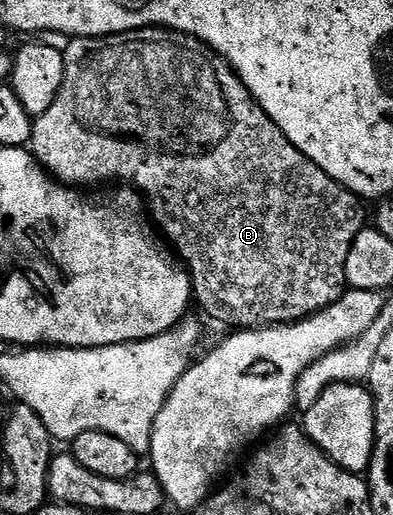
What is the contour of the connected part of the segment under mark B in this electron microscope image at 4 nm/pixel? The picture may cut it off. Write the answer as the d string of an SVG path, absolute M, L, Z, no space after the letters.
M145 27L142 31L128 31L122 35L104 35L98 39L79 39L73 37L70 38L67 49L64 52L65 80L59 89L59 97L55 97L55 105L51 105L51 109L47 109L47 113L38 115L33 119L33 138L31 140L31 154L33 158L36 159L54 179L66 185L76 185L78 188L86 189L85 187L91 186L92 183L109 183L112 179L122 179L122 181L125 182L122 184L132 185L138 192L143 193L144 198L147 200L148 210L151 212L152 222L160 228L164 238L172 244L176 254L179 256L180 262L184 264L188 270L189 278L193 281L193 297L196 306L201 306L211 318L218 319L221 323L226 323L226 325L229 326L229 329L264 328L274 327L277 324L299 322L301 319L306 319L310 315L316 314L317 311L321 311L325 307L331 306L331 304L345 294L347 290L347 284L345 282L347 253L351 253L351 245L355 241L355 237L359 237L359 233L366 226L365 215L361 212L362 200L354 191L347 190L342 183L337 183L331 177L327 177L327 173L323 173L323 169L319 169L319 165L315 165L315 161L311 161L299 149L295 149L295 145L291 145L291 141L287 141L287 137L279 129L279 125L275 125L275 121L271 121L269 114L258 105L253 94L247 89L247 85L237 76L237 72L229 66L229 62L226 61L222 55L212 51L207 44L200 43L193 35L184 35L181 31L170 31L164 27Z

